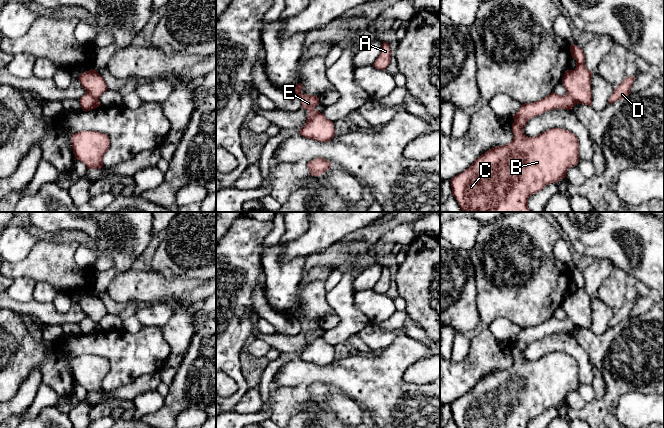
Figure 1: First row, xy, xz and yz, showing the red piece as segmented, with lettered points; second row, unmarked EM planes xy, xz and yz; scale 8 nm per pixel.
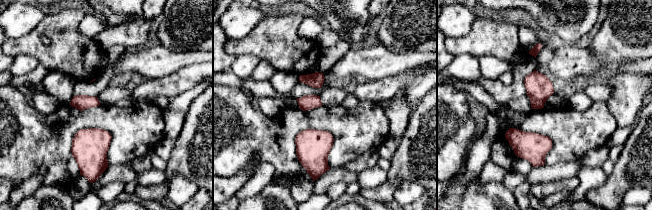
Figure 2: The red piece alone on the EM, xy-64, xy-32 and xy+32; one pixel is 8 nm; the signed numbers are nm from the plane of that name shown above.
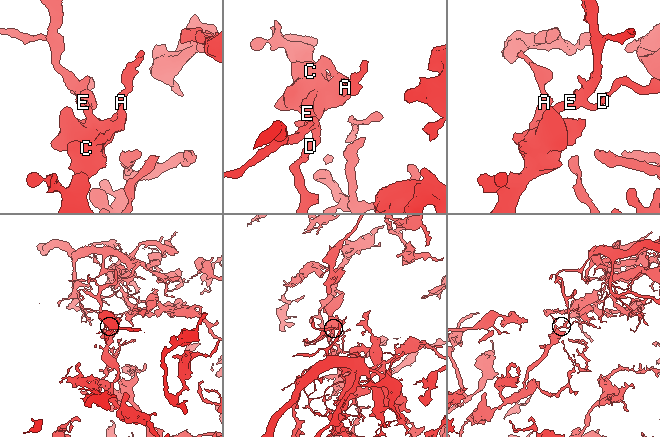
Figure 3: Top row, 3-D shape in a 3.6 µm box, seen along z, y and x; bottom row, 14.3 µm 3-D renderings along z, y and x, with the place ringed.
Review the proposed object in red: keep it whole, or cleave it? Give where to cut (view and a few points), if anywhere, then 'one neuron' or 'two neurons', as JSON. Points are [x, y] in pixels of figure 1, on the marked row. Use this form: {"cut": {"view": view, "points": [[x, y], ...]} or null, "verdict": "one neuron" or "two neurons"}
{"cut": {"view": "xy", "points": [[86, 92], [98, 100]]}, "verdict": "two neurons"}

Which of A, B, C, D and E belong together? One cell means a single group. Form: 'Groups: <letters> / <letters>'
Groups: A B C E / D

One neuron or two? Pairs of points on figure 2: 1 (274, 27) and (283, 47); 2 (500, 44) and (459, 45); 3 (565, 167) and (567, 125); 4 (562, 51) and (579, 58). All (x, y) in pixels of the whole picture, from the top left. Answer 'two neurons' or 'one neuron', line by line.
1: one neuron
2: one neuron
3: two neurons
4: one neuron

